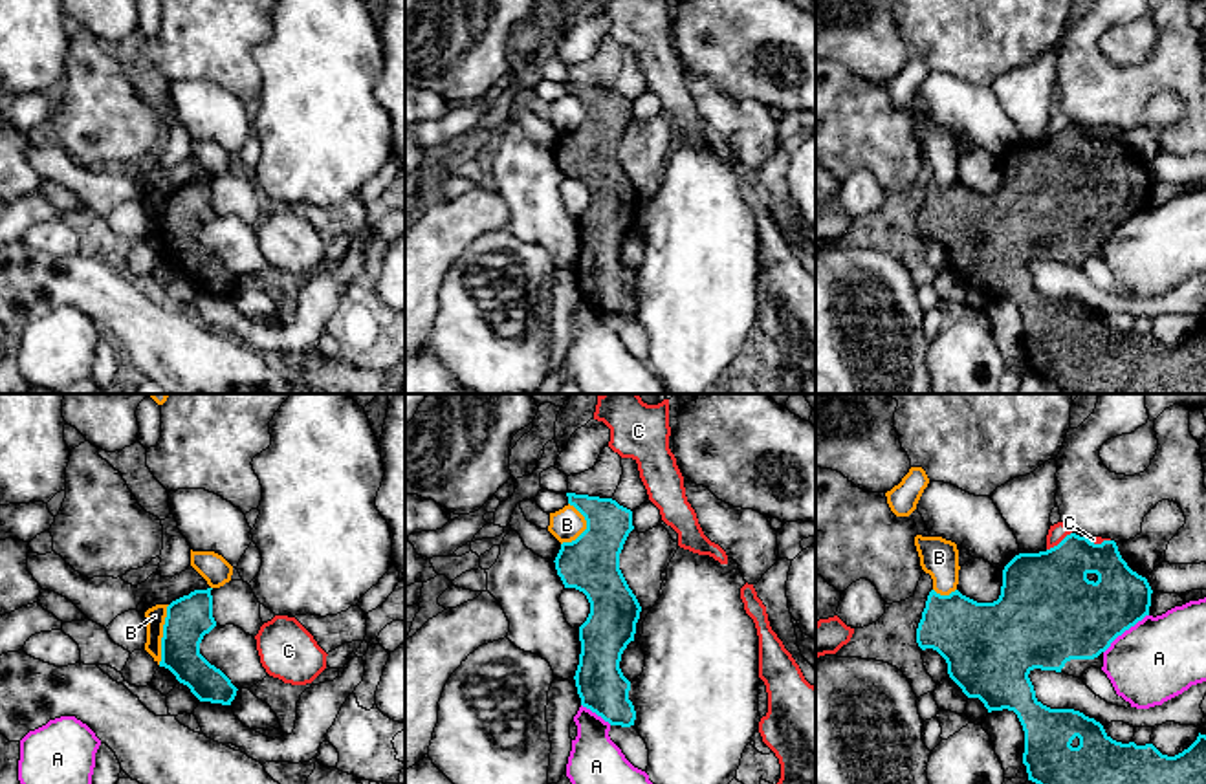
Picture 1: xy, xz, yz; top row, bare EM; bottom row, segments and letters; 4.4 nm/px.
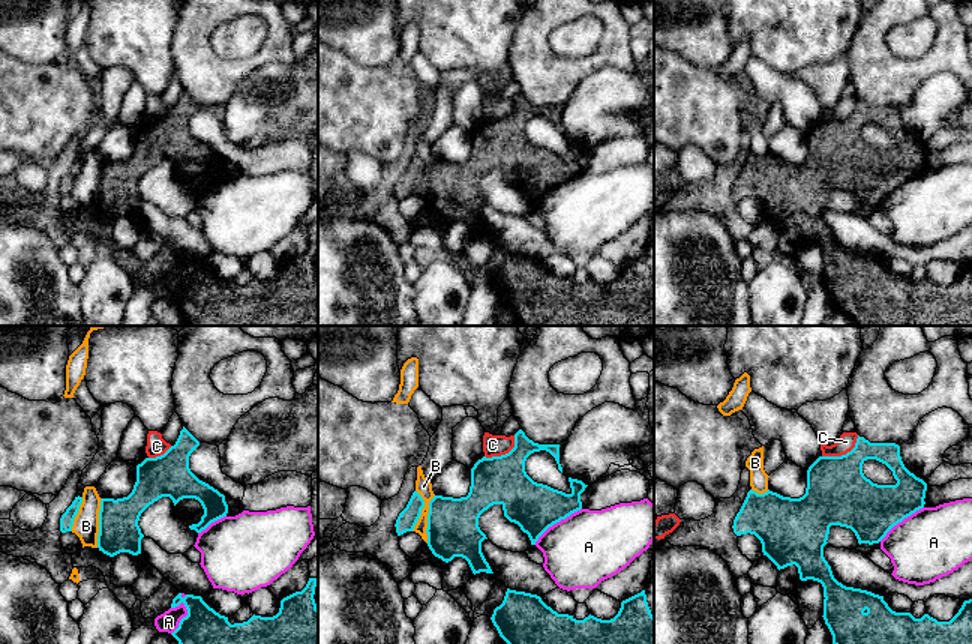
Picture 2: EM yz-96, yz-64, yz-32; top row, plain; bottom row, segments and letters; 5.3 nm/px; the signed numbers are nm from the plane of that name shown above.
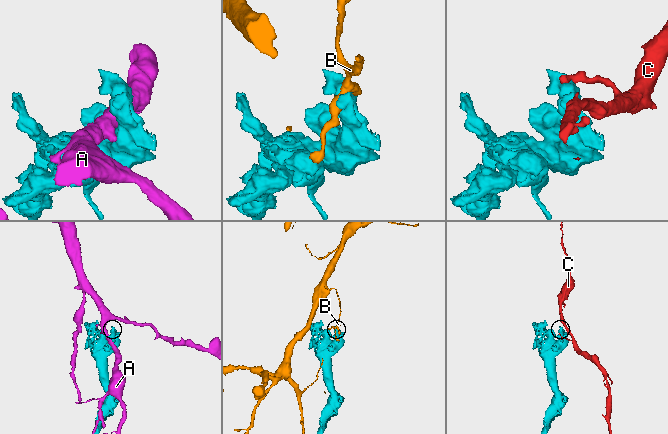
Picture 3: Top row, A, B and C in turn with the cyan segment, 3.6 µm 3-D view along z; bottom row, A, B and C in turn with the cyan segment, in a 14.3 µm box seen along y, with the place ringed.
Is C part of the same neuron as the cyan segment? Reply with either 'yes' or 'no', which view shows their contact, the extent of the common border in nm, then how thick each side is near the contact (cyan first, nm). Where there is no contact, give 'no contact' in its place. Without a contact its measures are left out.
no; meets cyan in yz; contact 140 nm long; 400 nm thick on the cyan side, 80 nm on the other

